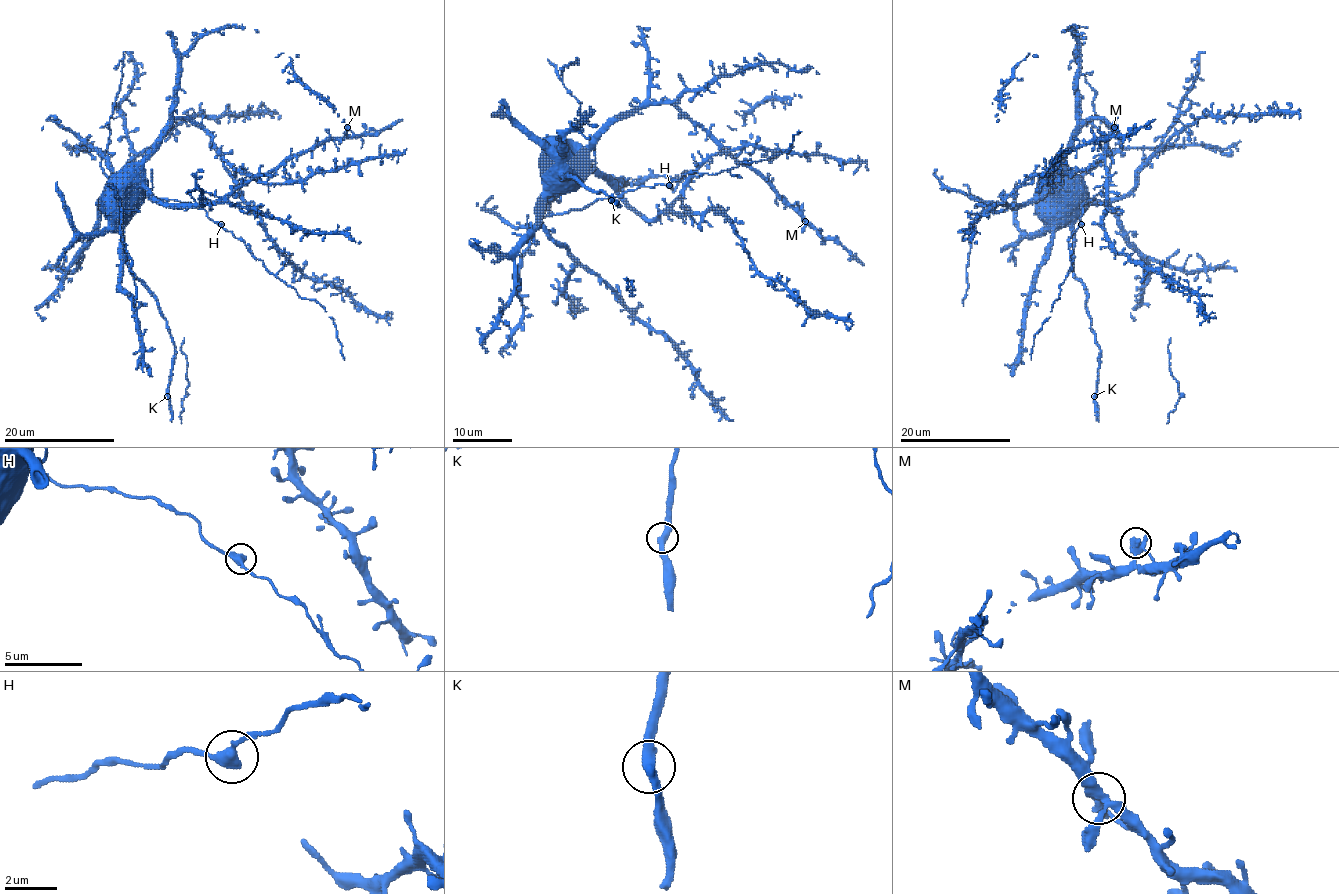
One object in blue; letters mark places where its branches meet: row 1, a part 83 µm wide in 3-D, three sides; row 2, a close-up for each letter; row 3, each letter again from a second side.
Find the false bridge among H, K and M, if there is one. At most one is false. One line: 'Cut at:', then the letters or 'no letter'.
Cut at: no letter

